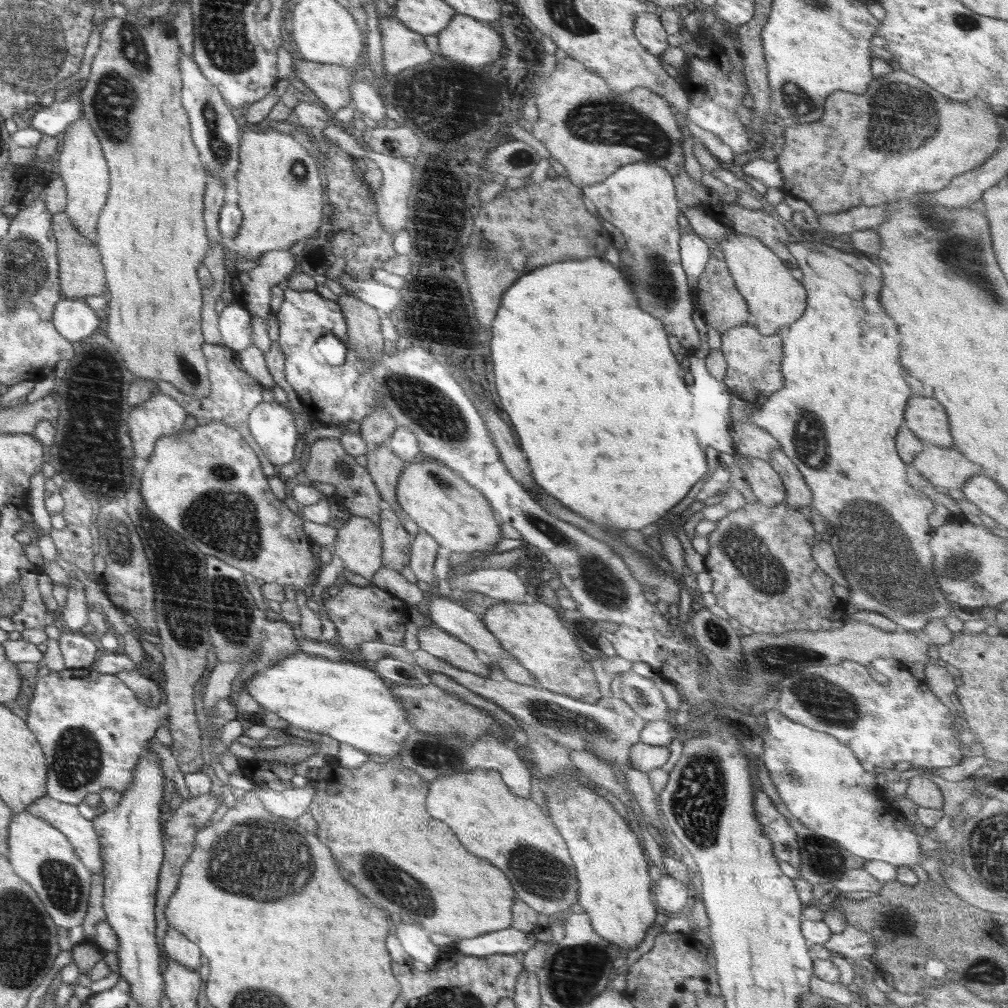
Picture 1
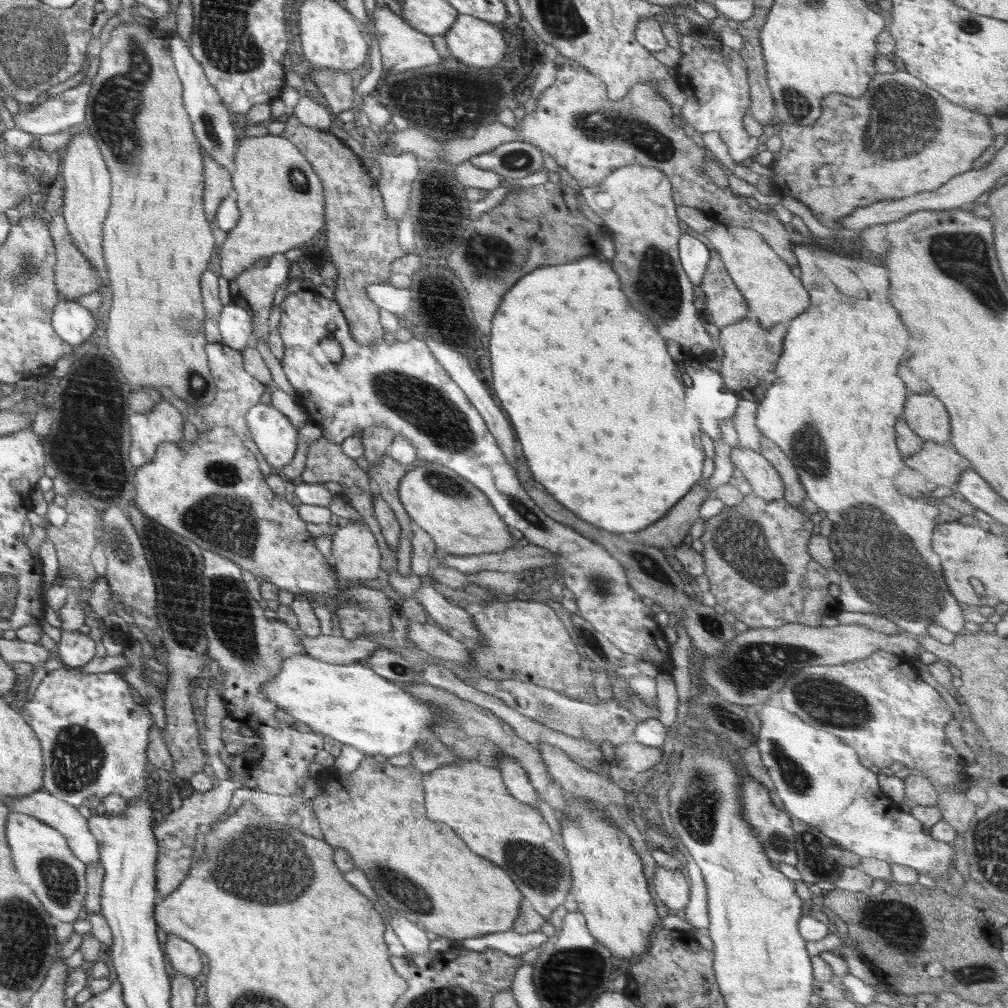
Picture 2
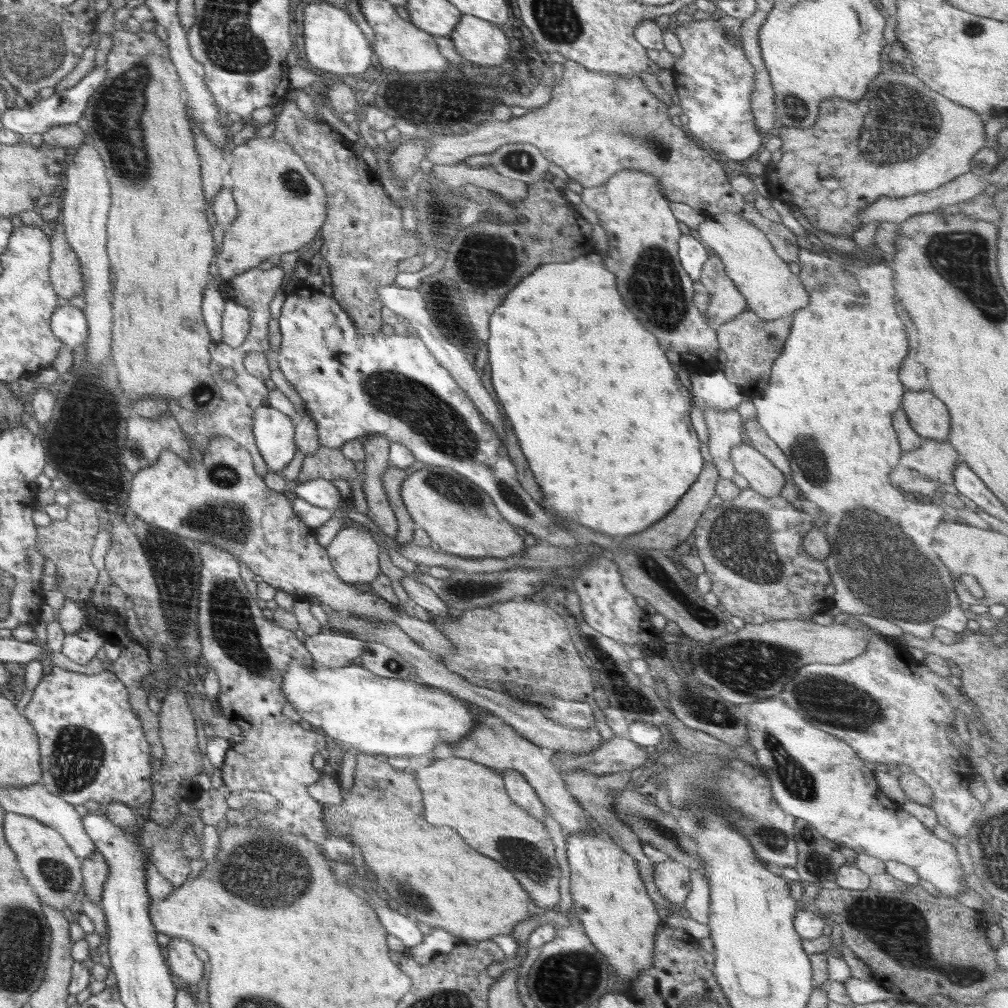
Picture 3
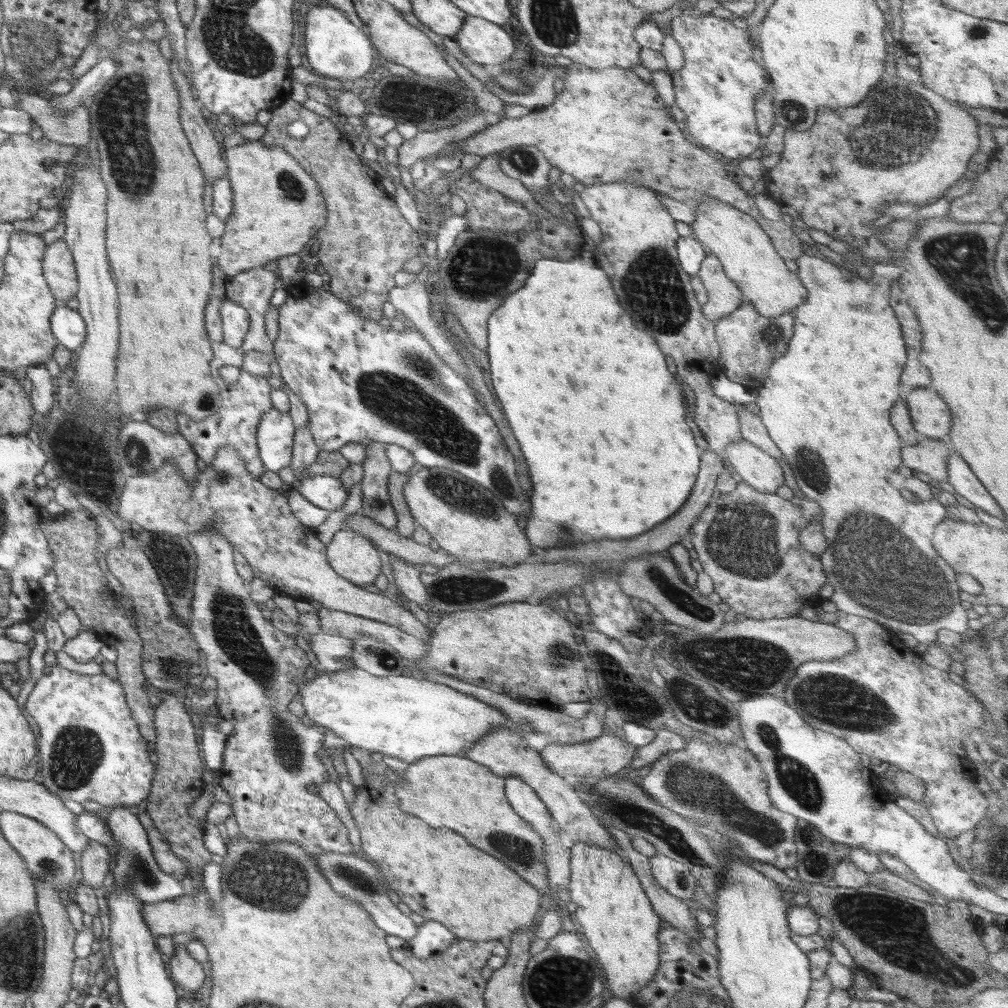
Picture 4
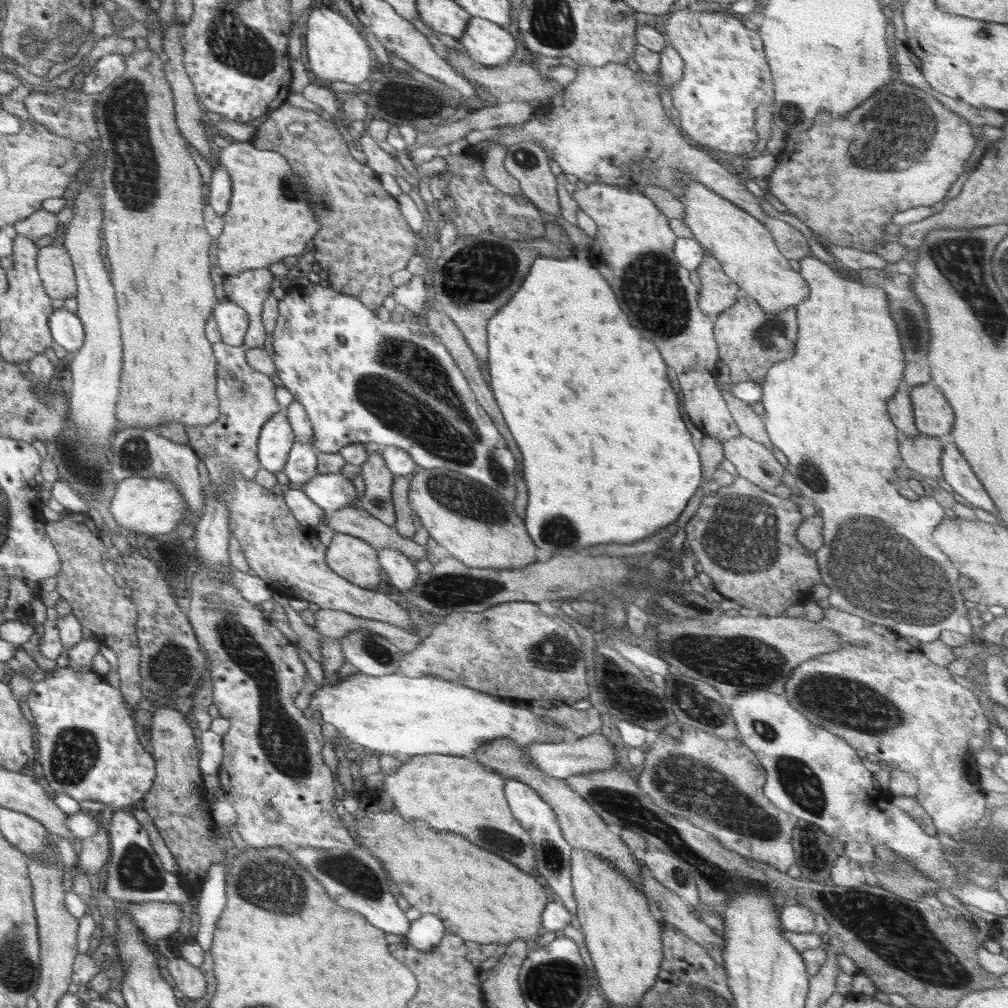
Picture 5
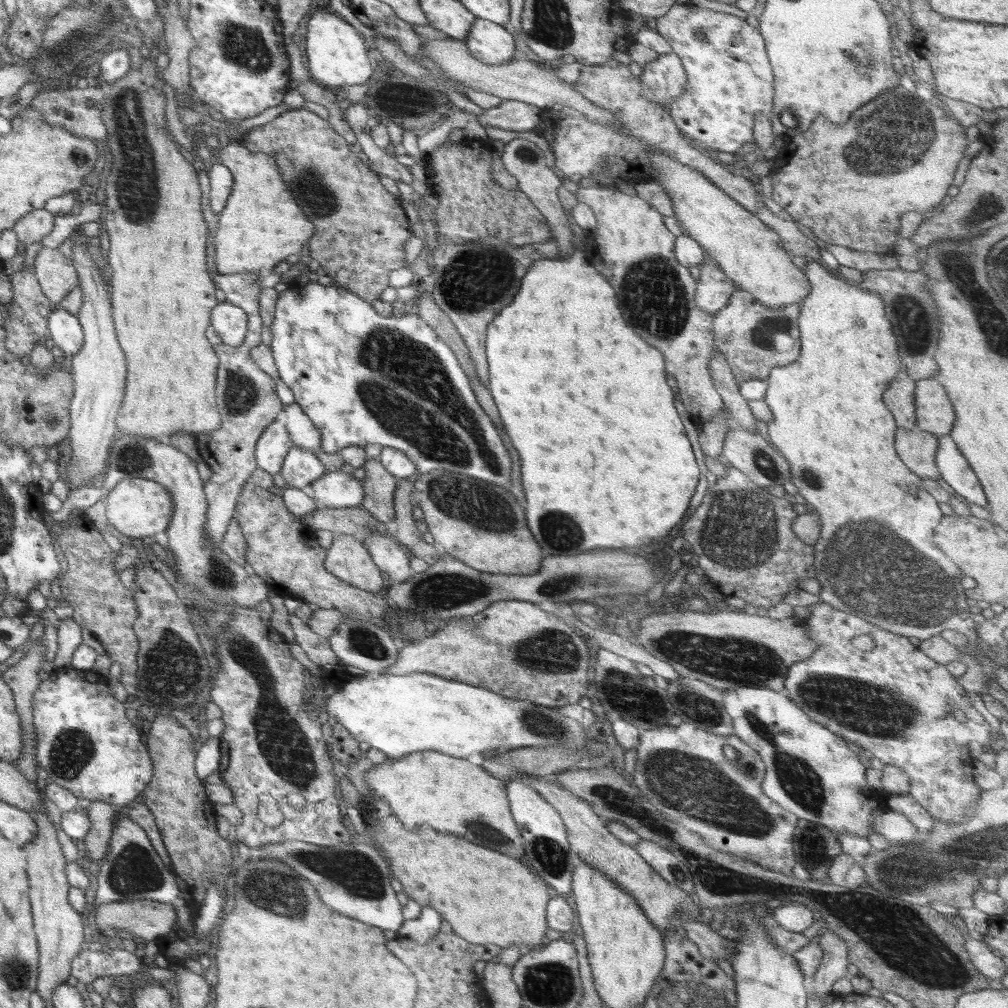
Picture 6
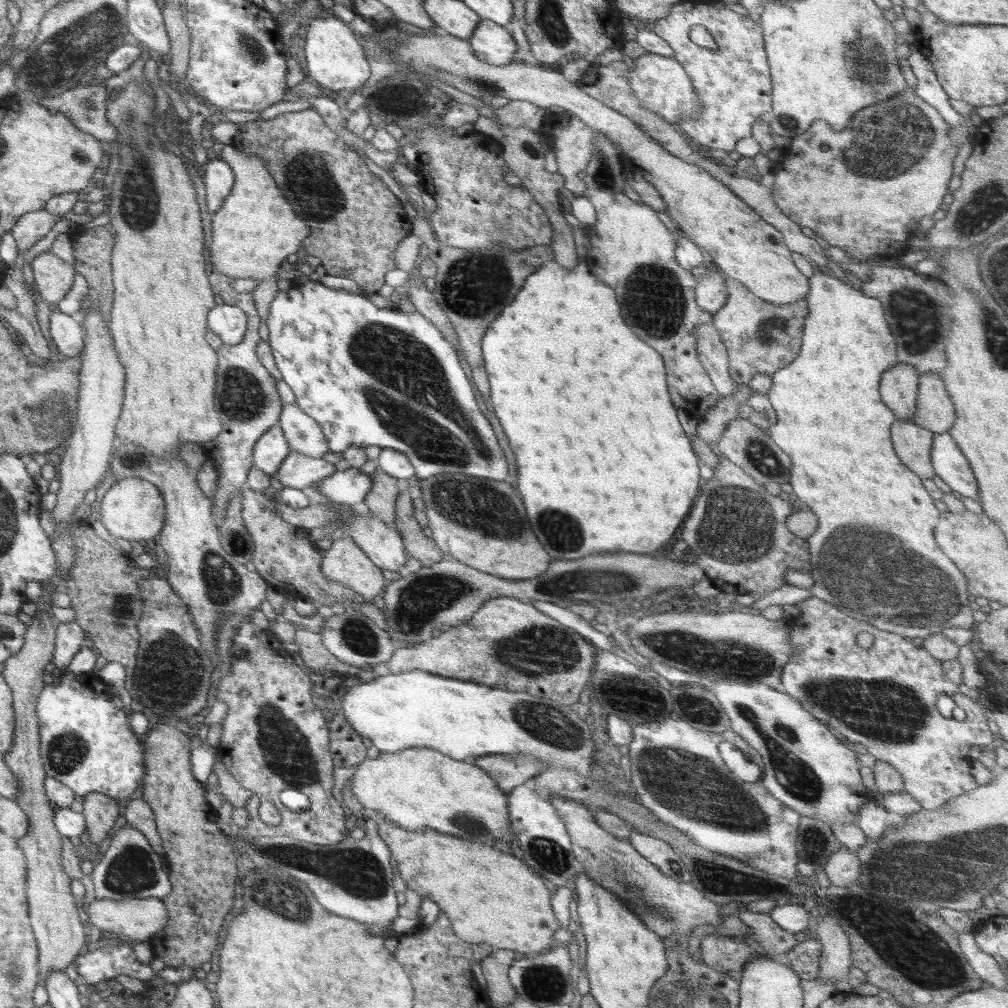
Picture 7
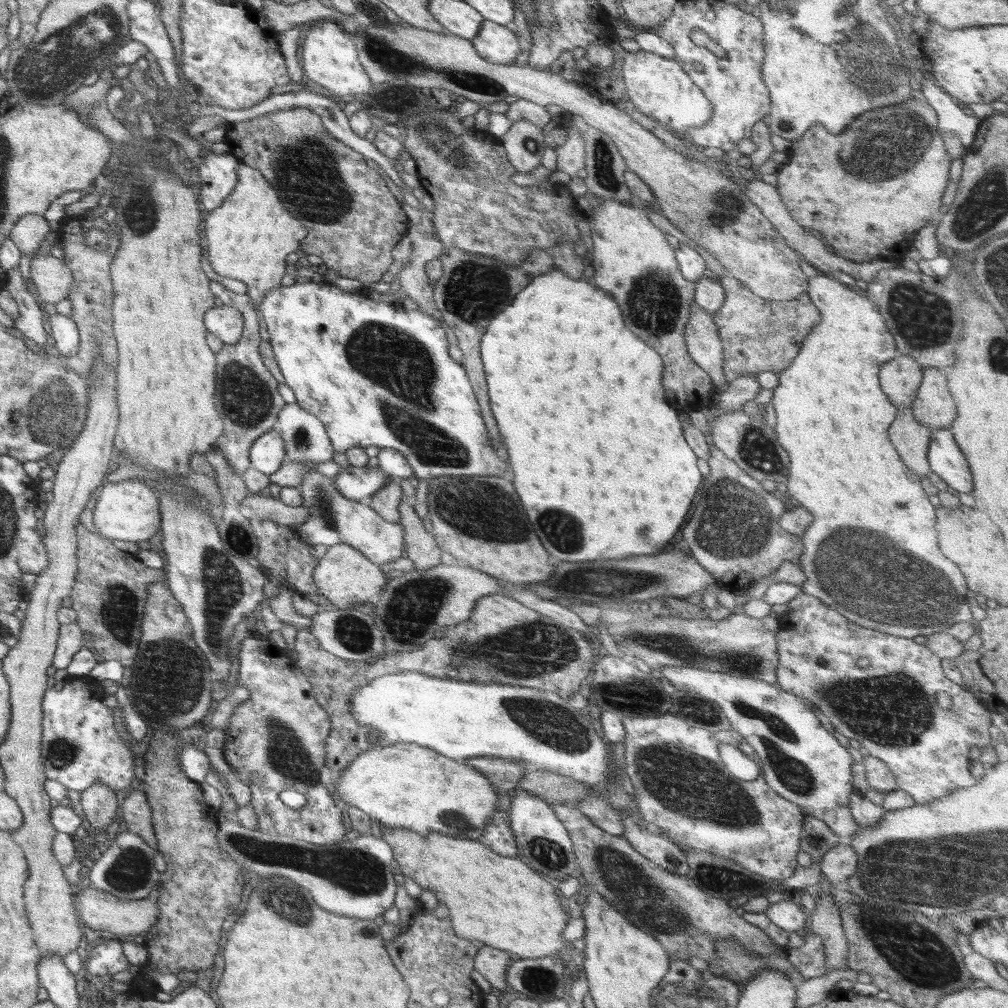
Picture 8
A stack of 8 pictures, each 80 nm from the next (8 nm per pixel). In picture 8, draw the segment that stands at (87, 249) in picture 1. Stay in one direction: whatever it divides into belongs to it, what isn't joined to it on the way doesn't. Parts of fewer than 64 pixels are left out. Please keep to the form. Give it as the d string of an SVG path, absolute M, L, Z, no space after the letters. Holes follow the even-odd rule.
M46 250L34 256L30 264L30 278L46 304L57 304L67 299L74 282L71 268Z

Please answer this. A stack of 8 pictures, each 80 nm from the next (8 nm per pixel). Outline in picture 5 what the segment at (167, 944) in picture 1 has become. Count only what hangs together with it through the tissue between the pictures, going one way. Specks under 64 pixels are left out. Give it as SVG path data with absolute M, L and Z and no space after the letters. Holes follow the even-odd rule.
M174 955L168 961L170 976L176 982L176 988L184 997L190 1000L198 1000L206 994L206 980L204 979L204 967L196 967L188 963L179 955Z

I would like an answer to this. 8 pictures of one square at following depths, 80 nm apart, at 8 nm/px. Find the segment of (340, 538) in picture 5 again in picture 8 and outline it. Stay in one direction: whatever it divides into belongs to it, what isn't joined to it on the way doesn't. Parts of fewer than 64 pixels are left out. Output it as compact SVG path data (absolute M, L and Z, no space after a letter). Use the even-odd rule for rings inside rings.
M346 543L328 547L314 569L313 579L324 598L338 609L354 608L374 600L383 592L388 581L381 567L370 562L359 550Z

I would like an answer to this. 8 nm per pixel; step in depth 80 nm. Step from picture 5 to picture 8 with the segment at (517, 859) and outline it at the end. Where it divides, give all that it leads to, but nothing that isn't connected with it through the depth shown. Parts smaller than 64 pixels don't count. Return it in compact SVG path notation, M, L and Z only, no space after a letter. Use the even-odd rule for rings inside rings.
M412 743L388 745L388 747L369 746L368 750L361 752L361 754L342 771L340 776L335 776L335 782L334 785L331 786L331 791L338 792L338 796L340 796L347 805L357 806L362 812L365 812L368 816L374 817L376 821L379 821L379 824L386 825L391 829L406 828L408 830L414 830L414 832L424 836L428 833L442 833L451 837L460 837L473 841L480 840L486 825L489 823L489 820L491 820L491 816L497 811L498 802L498 796L493 790L492 784L490 784L490 782L488 782L474 767L471 767L468 763L451 760L430 748Z

